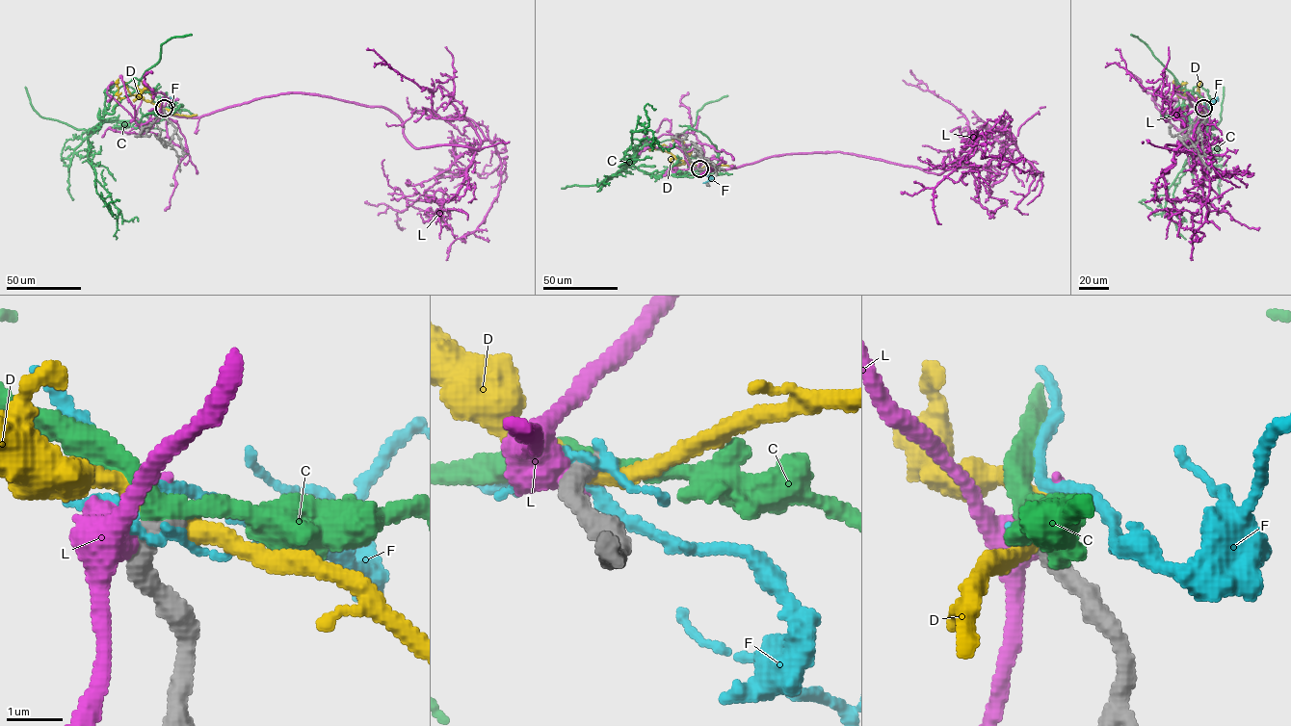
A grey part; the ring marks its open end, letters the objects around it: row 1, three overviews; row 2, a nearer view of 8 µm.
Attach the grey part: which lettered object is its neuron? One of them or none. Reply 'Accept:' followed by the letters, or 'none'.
Accept: C

